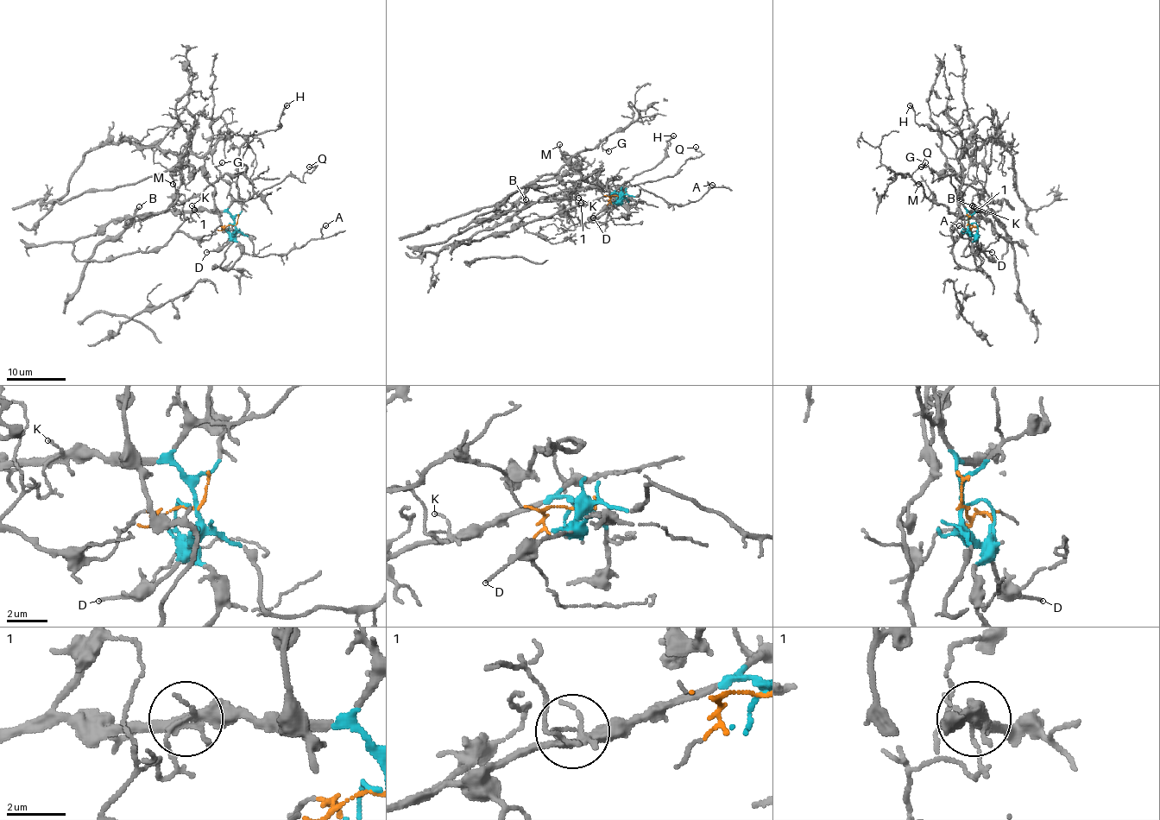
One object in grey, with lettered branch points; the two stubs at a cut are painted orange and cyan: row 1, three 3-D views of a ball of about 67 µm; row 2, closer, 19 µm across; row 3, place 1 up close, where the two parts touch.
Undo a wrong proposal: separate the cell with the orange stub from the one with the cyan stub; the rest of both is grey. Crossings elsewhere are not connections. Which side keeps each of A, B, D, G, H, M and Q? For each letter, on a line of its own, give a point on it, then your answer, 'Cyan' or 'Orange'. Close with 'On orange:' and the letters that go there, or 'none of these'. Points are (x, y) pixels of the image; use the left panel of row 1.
A: Place: (325, 225). Cyan
B: Place: (139, 206). Orange
D: Place: (206, 252). Cyan
G: Place: (222, 162). Orange
H: Place: (286, 105). Cyan
M: Place: (173, 184). Orange
Q: Place: (309, 167). Cyan
On orange: B, G, M

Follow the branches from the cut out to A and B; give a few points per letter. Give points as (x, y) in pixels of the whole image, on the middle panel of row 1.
A: (620, 194), (635, 196), (641, 190), (668, 202), (686, 204), (696, 202), (709, 190), (709, 182), (713, 186)
B: (620, 196), (606, 196), (594, 182), (581, 180), (459, 230), (502, 215), (520, 197), (526, 200)

